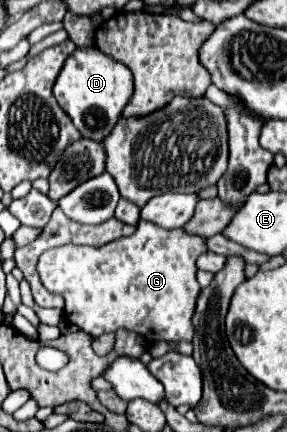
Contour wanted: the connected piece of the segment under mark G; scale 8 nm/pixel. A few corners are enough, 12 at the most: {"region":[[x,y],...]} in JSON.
{"region":[[140,220],[38,274],[92,336],[192,342],[202,236]]}

